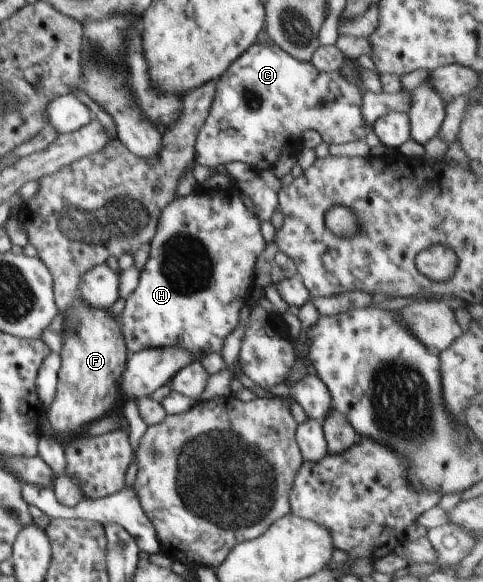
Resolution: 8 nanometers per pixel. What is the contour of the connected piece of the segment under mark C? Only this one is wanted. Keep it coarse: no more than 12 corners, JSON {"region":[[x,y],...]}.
{"region":[[261,38],[216,81],[195,162],[272,170],[363,140],[364,96]]}

